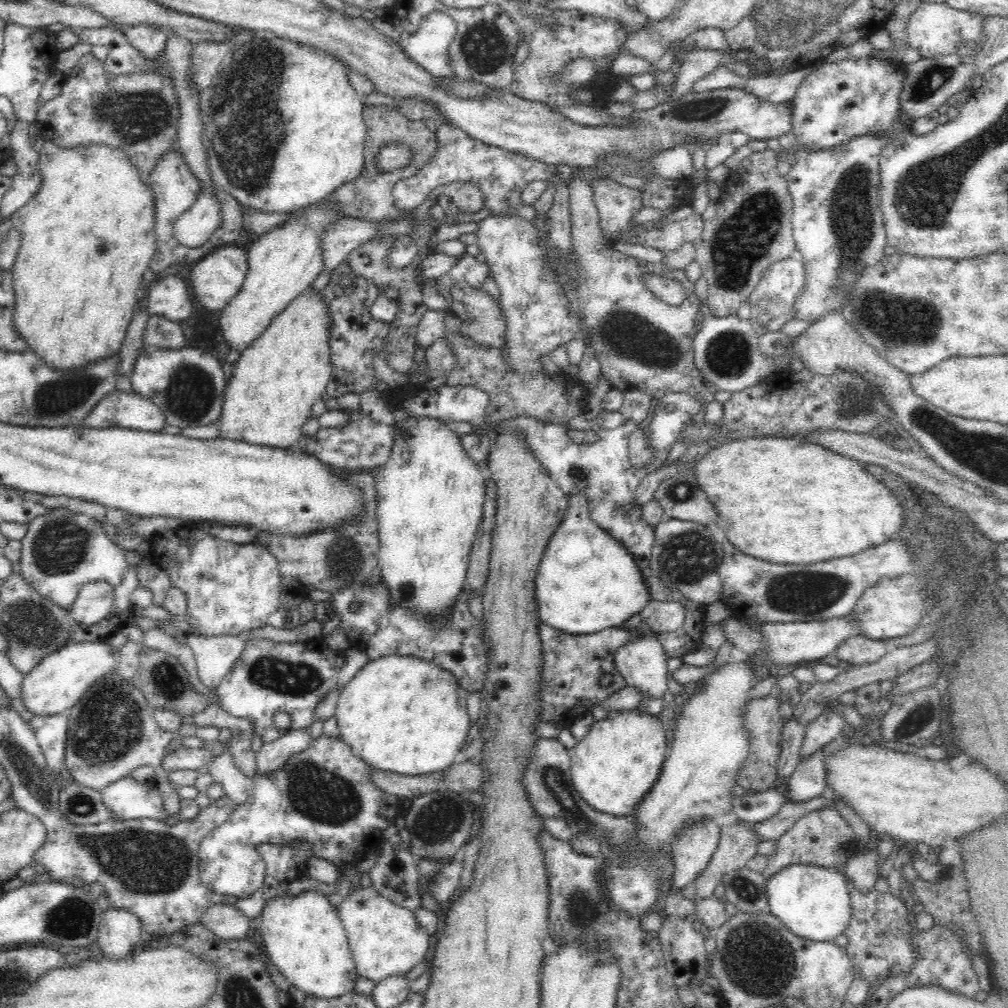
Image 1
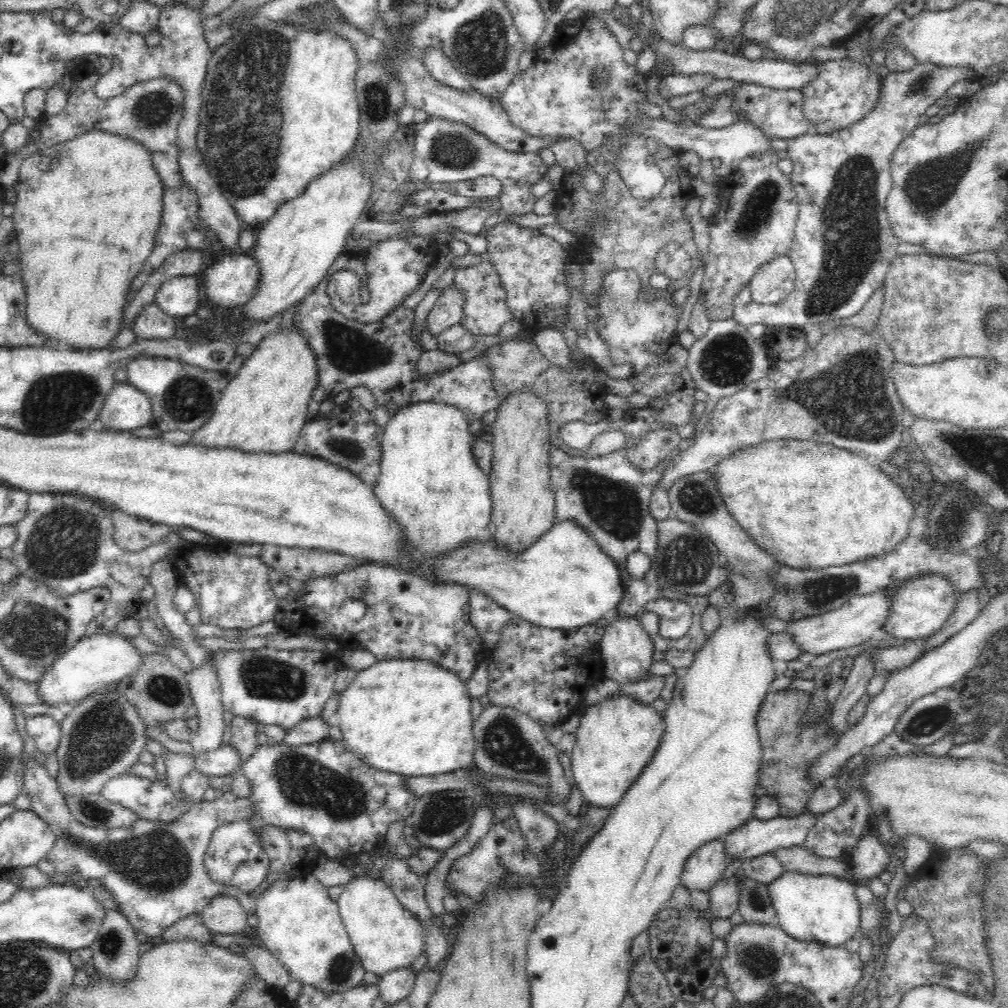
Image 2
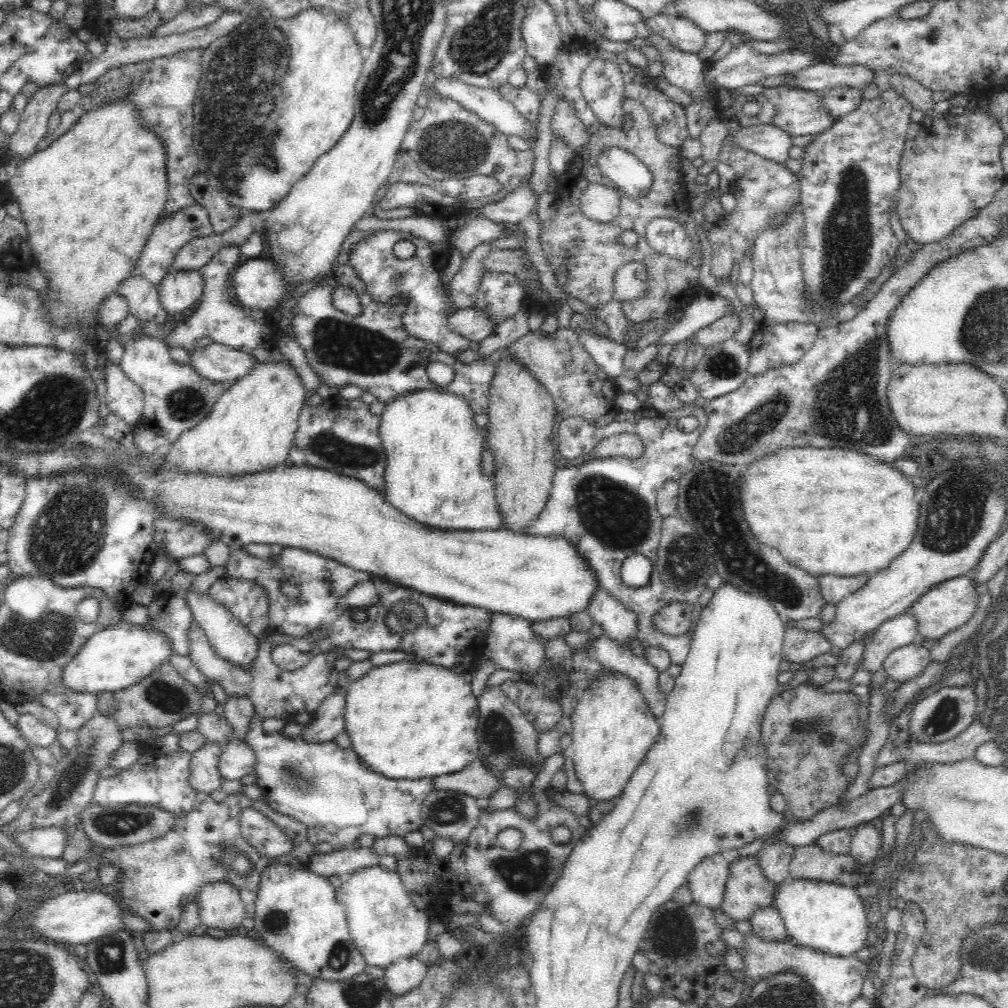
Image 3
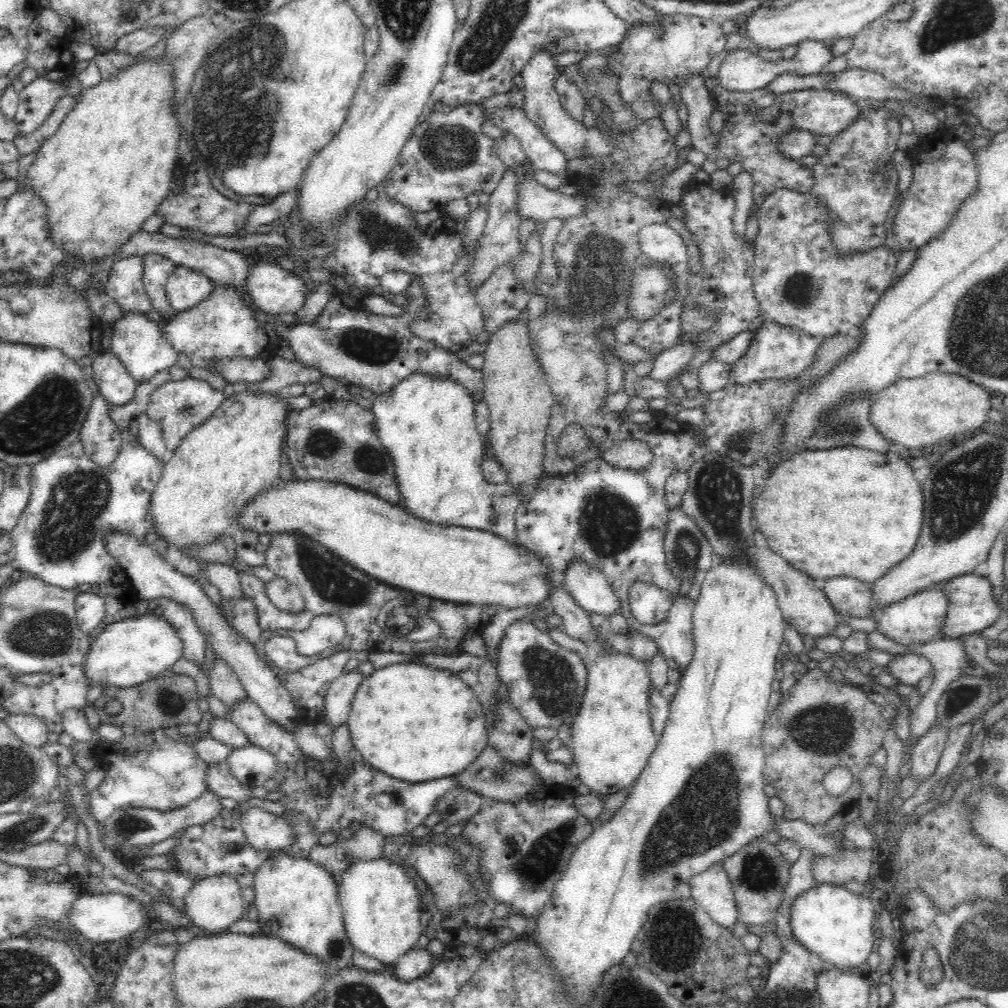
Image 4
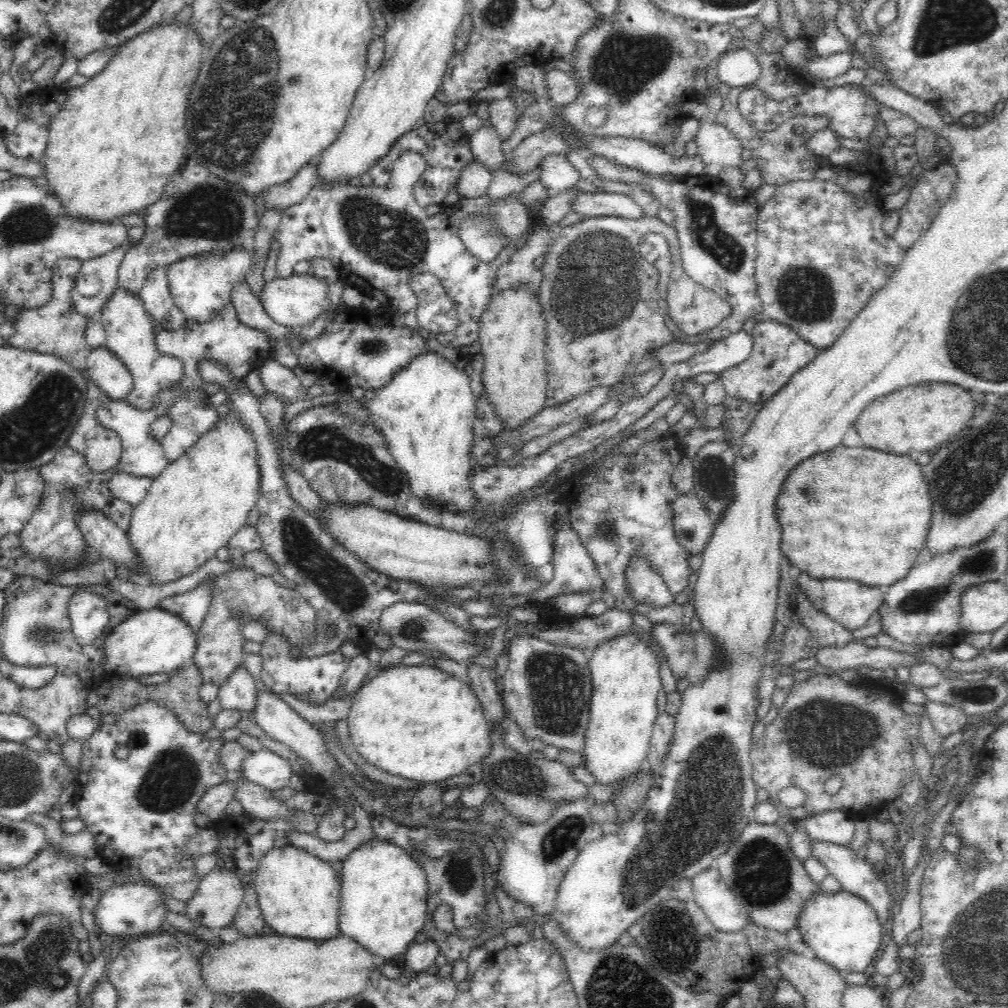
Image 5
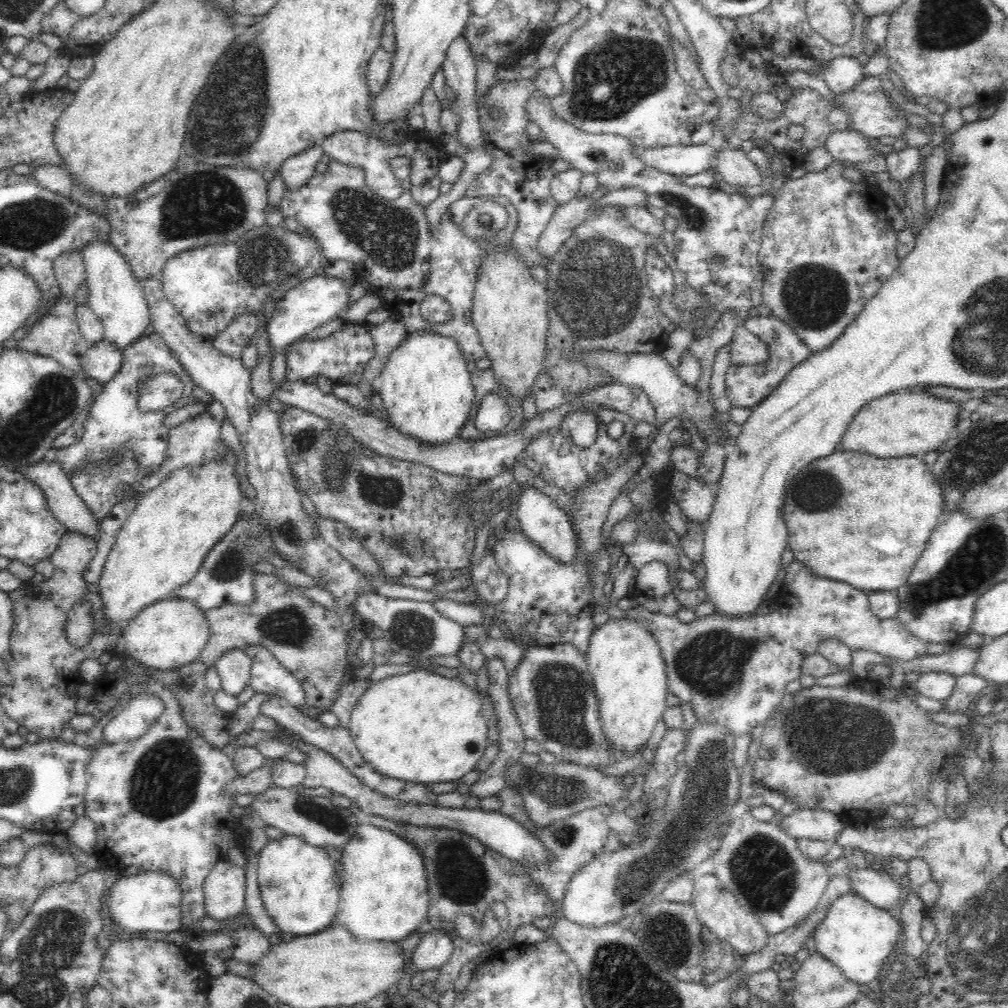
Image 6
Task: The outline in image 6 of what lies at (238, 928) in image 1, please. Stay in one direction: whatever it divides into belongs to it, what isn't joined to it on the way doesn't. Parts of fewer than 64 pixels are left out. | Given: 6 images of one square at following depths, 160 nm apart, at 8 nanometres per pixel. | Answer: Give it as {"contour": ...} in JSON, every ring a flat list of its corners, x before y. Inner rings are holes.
{"contour":[[221,861,210,871,203,884,207,916,226,920,244,910,245,868]]}

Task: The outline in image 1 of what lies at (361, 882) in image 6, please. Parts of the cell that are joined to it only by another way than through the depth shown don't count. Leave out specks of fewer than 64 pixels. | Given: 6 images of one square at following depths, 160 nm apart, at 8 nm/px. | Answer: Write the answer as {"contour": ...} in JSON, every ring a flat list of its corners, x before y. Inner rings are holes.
{"contour":[[361,886,361,888,352,891,346,889,342,902,337,905,337,911,343,927,346,929,357,973,362,978,368,978,368,980,377,983,389,976,407,976,409,970,412,970,415,964,423,960,426,952,428,952,430,936,418,924,415,914,411,910,398,906,391,900,380,896,372,886]]}

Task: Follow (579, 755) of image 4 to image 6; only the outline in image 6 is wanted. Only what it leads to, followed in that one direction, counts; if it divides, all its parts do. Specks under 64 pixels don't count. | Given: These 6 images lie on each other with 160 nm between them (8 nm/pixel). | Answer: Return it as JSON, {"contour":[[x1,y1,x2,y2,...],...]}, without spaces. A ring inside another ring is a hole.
{"contour":[[620,618,620,619,610,619,602,626,594,628,592,630,591,638,588,644,588,651,585,653,586,661,588,665,588,670,593,678,593,685,595,688,596,698,598,699,598,708,600,708,600,723,602,723,602,730,605,732,606,738,609,738,613,742,613,748,619,754,634,754,636,750,640,750,648,739,652,735,654,729,658,722,662,719,666,706,666,697,668,695,667,689,667,674,665,671,664,656,662,655,662,649,660,645,656,643,656,639,652,636,652,633,644,627,640,627,640,624,631,619]]}

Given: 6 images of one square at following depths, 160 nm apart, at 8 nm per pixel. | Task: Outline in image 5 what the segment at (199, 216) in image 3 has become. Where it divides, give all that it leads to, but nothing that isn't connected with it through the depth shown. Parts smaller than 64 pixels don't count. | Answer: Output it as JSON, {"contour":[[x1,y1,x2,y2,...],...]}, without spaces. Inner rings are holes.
{"contour":[[167,266,155,268,147,276,138,296,153,322,157,324,157,329,179,331,187,325,188,320,171,297,166,270]]}

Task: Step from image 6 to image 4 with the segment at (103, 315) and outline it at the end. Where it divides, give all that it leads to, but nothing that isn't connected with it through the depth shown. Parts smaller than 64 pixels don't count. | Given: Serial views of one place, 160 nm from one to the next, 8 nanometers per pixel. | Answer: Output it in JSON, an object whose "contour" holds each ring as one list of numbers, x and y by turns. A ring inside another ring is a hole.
{"contour":[[122,309,122,316,111,325,110,352,120,359,138,385,149,382,164,369,176,365,182,366,182,353,174,350,174,347,162,336,161,328,148,319,146,314],[184,378,176,382,166,382,162,386,156,387,151,392,146,414,157,420,162,427,162,438,166,443,166,449,174,452,183,438,196,426,206,422,216,409,223,403,224,393,214,390,208,382,195,380,194,378]]}

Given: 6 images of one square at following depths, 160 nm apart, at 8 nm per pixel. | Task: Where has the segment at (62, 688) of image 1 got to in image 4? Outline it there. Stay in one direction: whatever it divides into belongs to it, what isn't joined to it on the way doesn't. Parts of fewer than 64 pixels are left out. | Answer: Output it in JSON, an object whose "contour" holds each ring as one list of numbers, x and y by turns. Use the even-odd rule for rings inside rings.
{"contour":[[152,614,136,615,108,624,92,642,84,672,90,684,136,686,168,671,184,656,184,644,178,631,164,618]]}

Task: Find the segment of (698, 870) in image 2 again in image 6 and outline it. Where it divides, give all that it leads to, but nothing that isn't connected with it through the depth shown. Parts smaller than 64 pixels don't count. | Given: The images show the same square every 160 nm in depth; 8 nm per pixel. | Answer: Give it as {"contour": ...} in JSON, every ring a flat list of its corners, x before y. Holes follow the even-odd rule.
{"contour":[[706,874,706,876,694,878,691,903,696,909,700,922,718,938,730,943,730,946,741,955,758,952,768,944,771,936,768,931,758,922,756,916,746,913,739,906,736,897,722,886,715,874,714,876]]}

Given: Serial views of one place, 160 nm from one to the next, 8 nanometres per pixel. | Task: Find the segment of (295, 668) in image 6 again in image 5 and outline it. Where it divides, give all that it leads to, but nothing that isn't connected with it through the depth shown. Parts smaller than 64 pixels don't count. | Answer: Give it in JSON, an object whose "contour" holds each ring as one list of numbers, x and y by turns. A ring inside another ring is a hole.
{"contour":[[250,567,246,569,234,569,225,572,218,578,214,579,213,596,210,609,207,612,202,627,197,632,198,646,192,662,200,669,203,682,211,682,212,684,224,684,228,680,228,676,243,664,245,653,243,645,246,639,241,635,242,624,246,622,258,622,265,626,268,632,274,631,276,635,285,638,292,646,291,654,295,659,300,658,302,646,313,644,316,628,316,609,312,607,306,598,302,596,296,589,289,590,277,584,271,577,261,576]]}

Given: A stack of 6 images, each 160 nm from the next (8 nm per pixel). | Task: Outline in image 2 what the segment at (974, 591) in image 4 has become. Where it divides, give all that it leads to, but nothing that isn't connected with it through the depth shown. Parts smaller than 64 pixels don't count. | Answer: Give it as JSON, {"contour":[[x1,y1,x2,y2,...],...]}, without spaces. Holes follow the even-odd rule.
{"contour":[[940,574,904,581,898,586,890,602,890,616,883,627,883,633,899,641,919,641,928,639,944,628,952,618,957,606,958,593,954,585]]}

